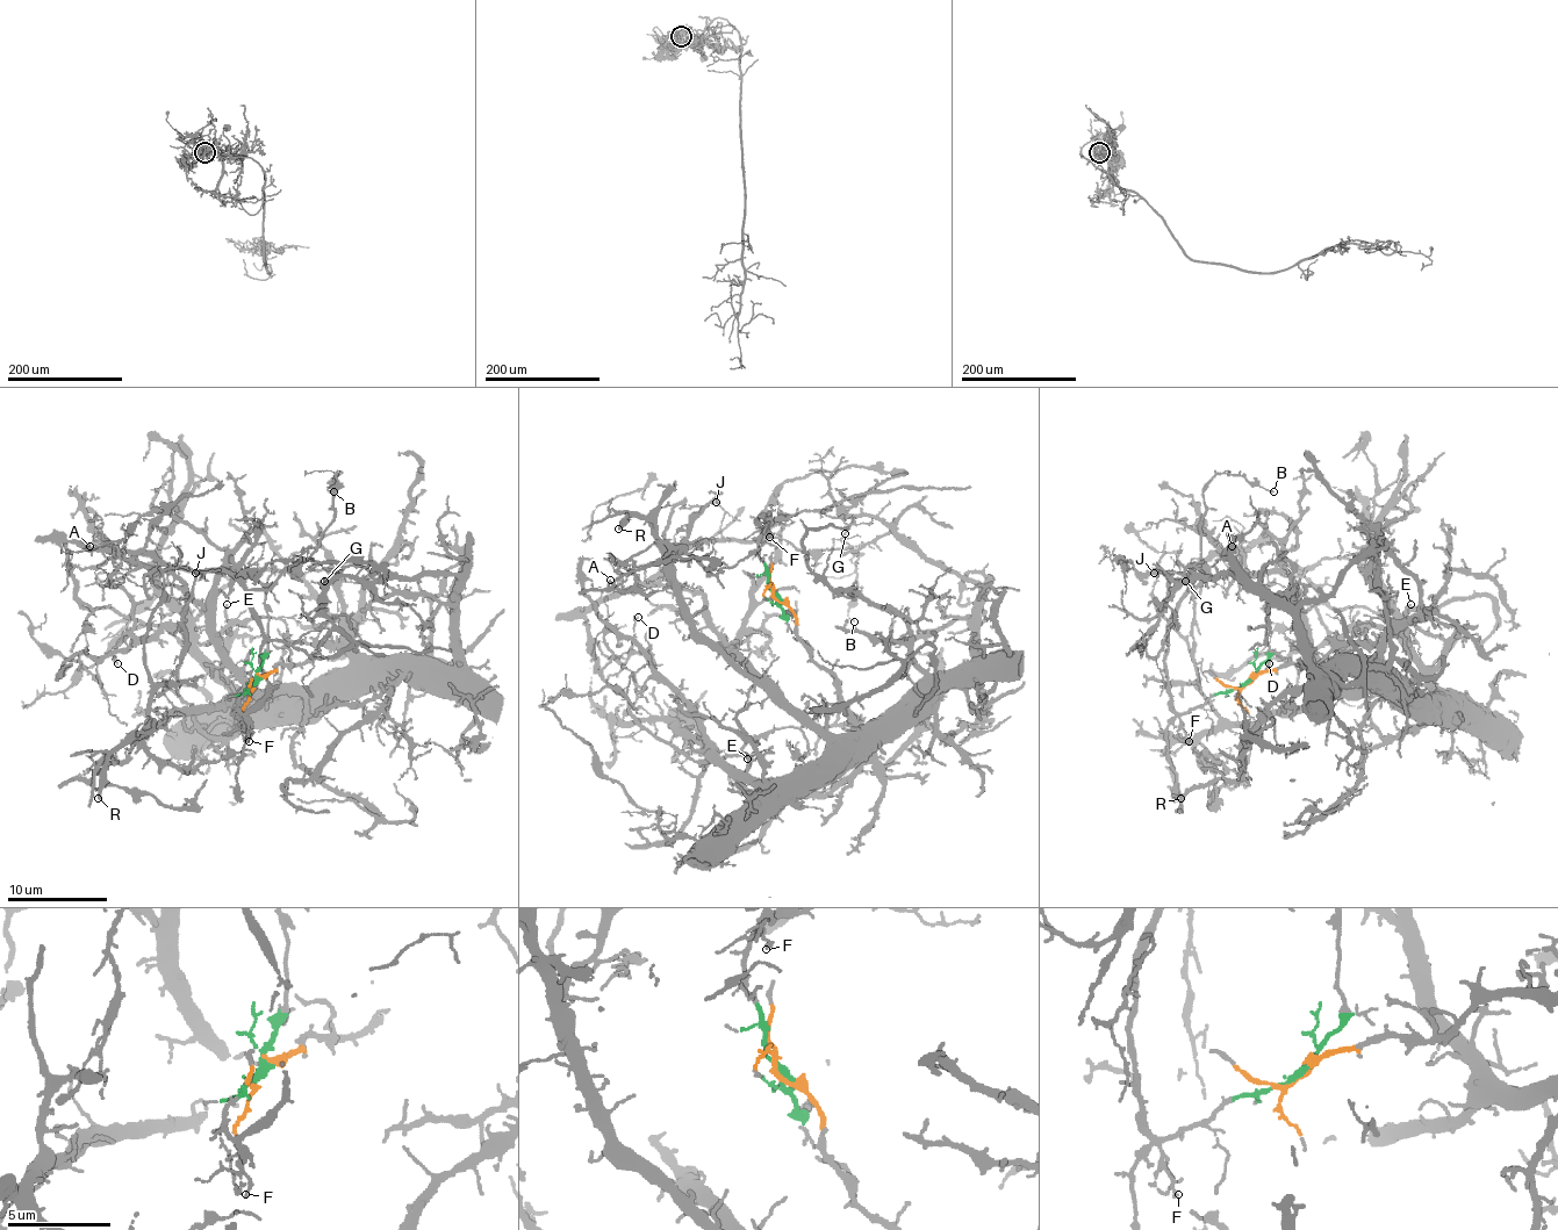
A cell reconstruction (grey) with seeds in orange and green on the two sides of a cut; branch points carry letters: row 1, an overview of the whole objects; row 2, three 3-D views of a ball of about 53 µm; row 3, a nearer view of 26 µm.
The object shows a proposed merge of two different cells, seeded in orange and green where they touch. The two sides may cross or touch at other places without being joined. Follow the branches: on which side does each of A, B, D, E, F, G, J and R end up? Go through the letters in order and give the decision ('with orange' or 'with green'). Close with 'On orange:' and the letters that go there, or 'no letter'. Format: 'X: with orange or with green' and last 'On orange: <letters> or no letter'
A: with green
B: with green
D: with orange
E: with orange
F: with green
G: with orange
J: with green
R: with orange
On orange: D, E, G, R

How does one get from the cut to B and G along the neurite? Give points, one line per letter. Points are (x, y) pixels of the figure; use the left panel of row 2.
B: (253, 681), (239, 699), (244, 713), (266, 693), (249, 594), (318, 544), (334, 491)
G: (253, 681), (279, 663), (304, 663), (322, 644), (370, 656), (454, 663), (457, 576), (324, 581)

